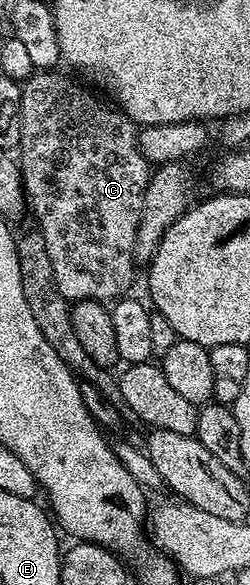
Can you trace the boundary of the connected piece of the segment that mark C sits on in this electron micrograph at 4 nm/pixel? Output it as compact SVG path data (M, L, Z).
M43 69L32 74L31 78L22 84L21 97L21 141L17 148L19 167L23 170L23 190L27 192L30 212L34 215L38 230L42 231L45 239L45 250L52 261L53 277L56 278L57 289L68 301L81 299L98 299L100 301L114 301L128 294L127 286L135 275L135 238L139 222L143 216L143 198L147 183L151 179L152 164L148 163L139 151L139 131L137 125L128 115L114 106L103 107L104 100L98 94L90 95L83 87L78 87L71 79L63 75L54 75L51 69Z

